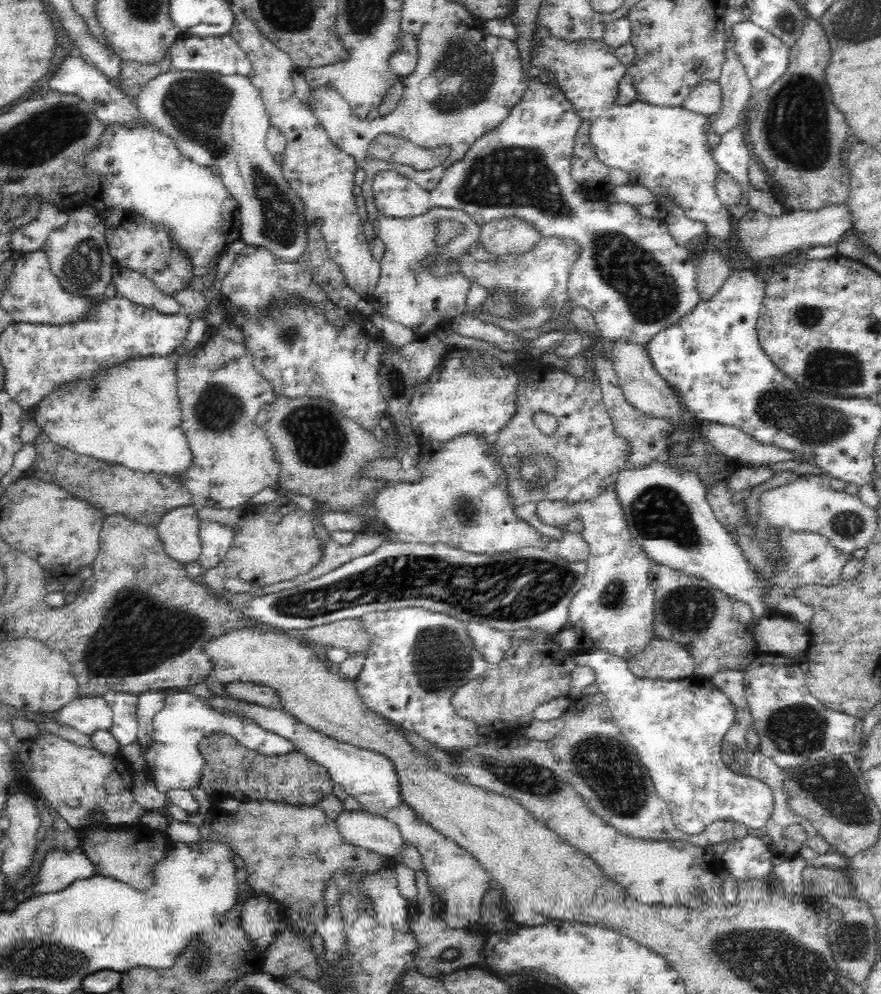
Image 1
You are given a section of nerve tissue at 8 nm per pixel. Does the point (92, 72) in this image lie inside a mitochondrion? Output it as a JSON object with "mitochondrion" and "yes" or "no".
{"mitochondrion":"no"}

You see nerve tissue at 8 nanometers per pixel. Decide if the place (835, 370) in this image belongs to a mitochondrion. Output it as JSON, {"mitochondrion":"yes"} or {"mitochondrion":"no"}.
{"mitochondrion":"yes"}

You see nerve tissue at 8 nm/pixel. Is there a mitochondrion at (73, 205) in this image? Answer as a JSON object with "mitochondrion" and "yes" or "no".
{"mitochondrion":"no"}

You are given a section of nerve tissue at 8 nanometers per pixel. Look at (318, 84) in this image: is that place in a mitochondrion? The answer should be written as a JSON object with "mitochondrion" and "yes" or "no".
{"mitochondrion":"no"}

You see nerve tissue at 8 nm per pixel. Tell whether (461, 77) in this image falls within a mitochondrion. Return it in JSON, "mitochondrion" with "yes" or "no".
{"mitochondrion":"yes"}

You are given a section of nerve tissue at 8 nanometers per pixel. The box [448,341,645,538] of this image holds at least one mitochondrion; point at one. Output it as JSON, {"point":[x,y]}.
{"point":[536,471]}

